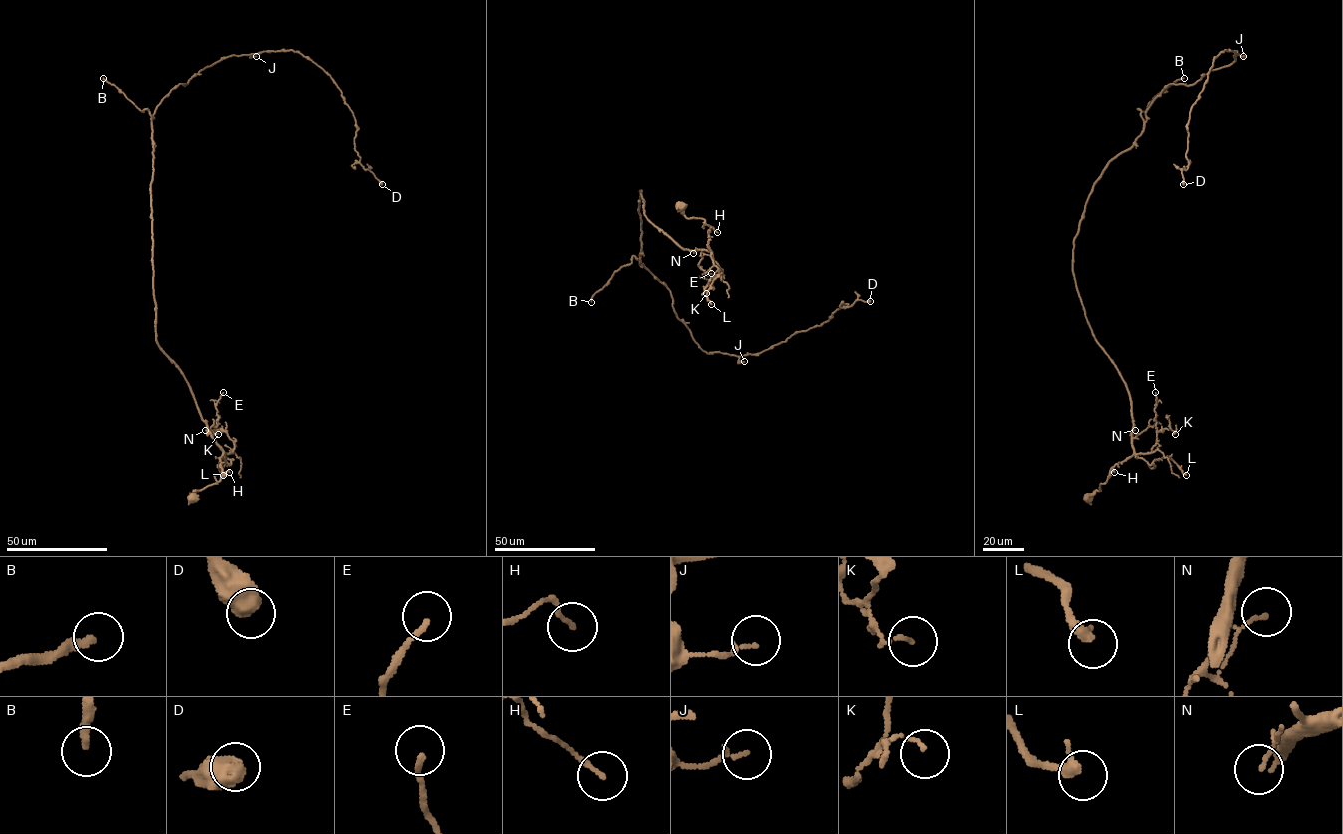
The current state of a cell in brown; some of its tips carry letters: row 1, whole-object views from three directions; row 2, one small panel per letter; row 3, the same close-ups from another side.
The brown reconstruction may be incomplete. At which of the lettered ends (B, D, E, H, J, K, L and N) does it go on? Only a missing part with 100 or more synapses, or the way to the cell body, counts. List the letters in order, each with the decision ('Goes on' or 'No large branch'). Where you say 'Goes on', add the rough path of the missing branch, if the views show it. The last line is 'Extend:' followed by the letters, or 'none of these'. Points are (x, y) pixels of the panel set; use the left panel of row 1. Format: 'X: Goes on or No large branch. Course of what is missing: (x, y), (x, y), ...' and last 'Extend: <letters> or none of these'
B: Goes on
D: No large branch
E: No large branch
H: No large branch
J: No large branch
K: No large branch
L: No large branch
N: No large branch
Extend: B

